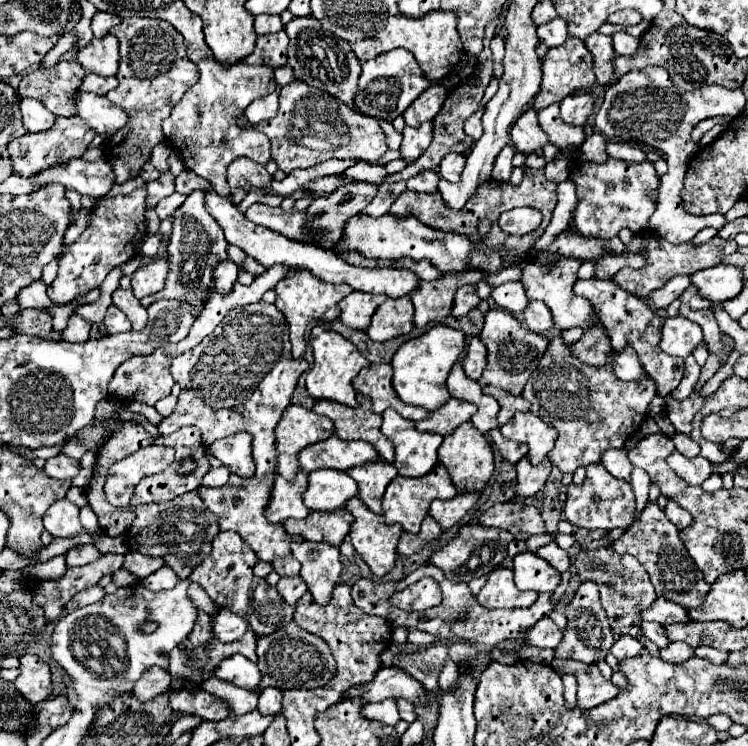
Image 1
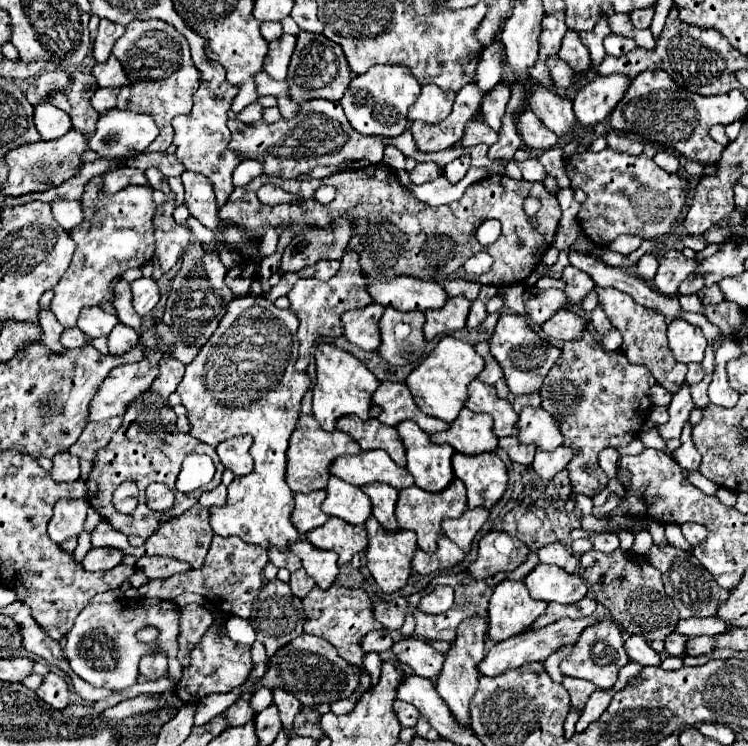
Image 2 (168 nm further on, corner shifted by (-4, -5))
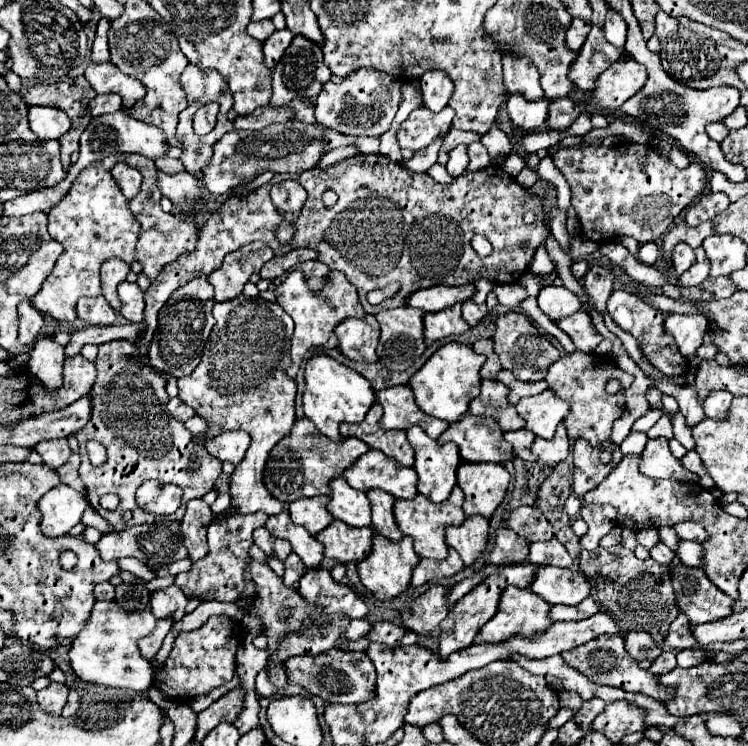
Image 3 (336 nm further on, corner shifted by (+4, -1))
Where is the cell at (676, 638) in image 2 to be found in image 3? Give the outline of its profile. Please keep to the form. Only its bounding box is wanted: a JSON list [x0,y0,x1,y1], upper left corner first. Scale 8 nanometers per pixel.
[665,613,697,651]

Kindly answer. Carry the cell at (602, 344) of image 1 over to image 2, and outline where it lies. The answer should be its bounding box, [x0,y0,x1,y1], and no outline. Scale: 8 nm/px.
[591,305,623,351]

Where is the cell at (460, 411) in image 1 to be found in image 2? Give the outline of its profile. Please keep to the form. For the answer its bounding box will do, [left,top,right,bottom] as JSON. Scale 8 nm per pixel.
[431,407,497,453]

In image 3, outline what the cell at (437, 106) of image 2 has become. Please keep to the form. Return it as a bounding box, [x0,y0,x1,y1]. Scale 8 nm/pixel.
[421,69,453,111]

